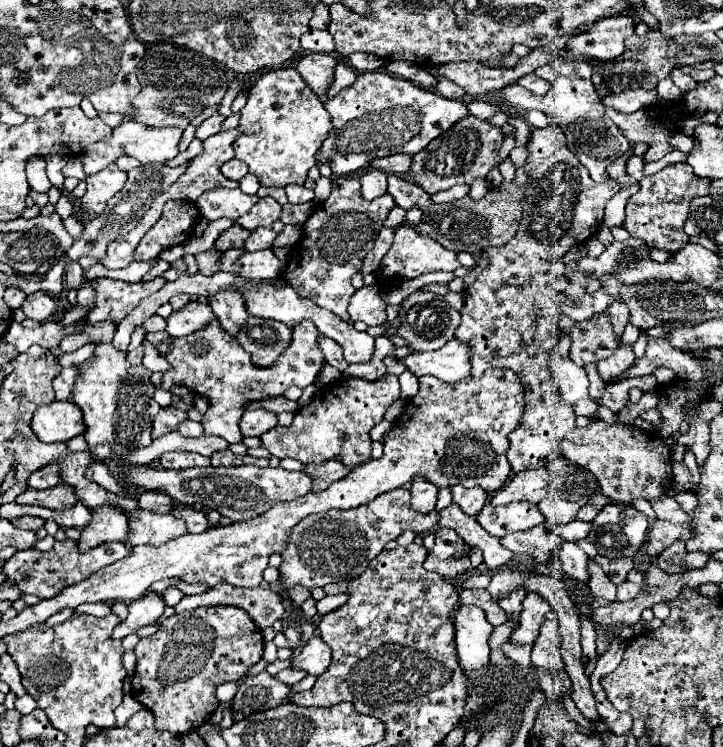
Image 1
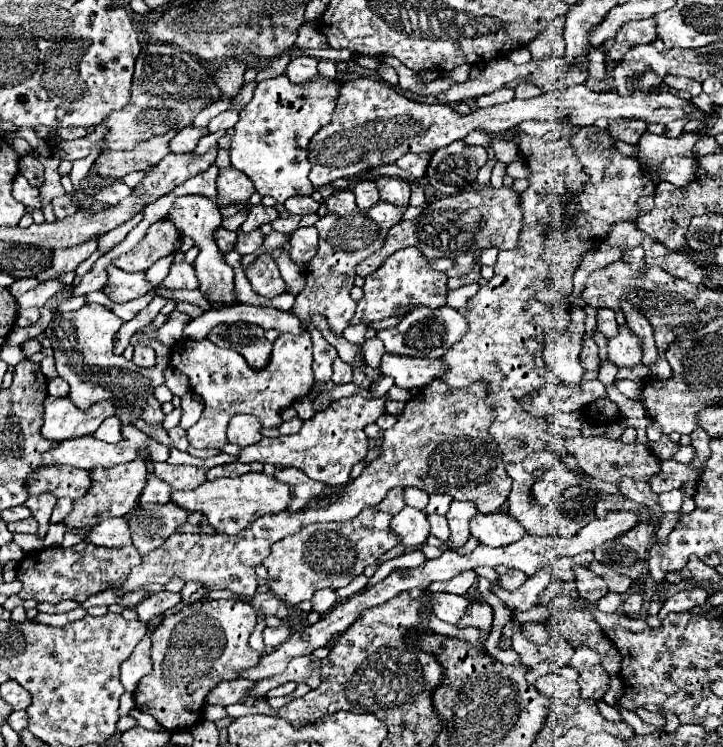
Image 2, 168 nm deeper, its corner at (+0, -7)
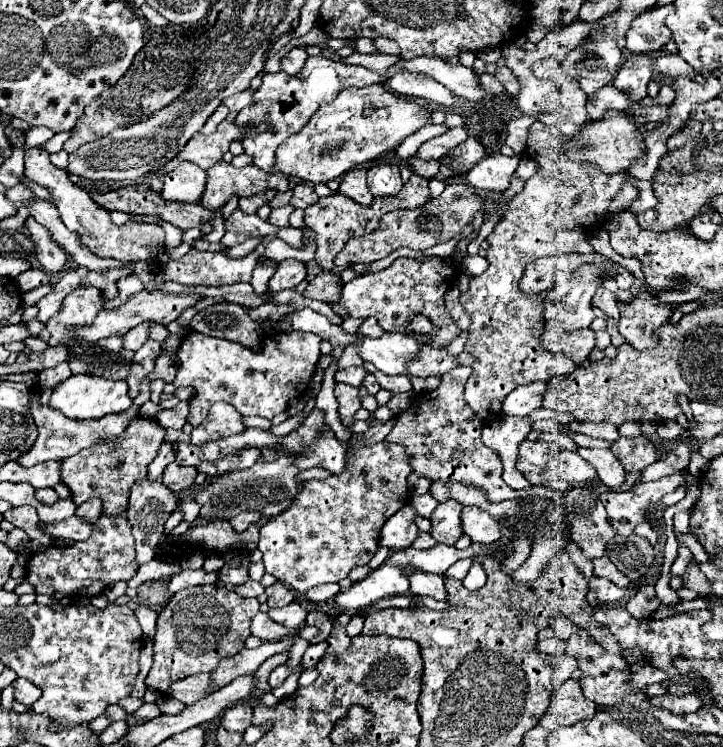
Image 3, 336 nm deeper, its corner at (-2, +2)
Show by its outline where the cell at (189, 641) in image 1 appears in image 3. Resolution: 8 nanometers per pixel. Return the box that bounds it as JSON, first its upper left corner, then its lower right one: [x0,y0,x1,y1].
[147,584,257,694]

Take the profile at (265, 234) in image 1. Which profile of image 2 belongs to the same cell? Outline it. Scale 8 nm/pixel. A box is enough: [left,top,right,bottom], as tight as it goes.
[235,229,265,255]

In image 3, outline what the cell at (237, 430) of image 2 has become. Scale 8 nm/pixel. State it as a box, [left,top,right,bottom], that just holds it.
[191,402,245,444]

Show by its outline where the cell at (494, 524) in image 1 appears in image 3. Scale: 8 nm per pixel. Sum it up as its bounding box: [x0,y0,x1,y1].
[461,506,503,544]

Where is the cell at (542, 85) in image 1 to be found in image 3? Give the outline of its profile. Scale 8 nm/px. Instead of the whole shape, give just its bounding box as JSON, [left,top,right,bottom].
[495,66,519,96]

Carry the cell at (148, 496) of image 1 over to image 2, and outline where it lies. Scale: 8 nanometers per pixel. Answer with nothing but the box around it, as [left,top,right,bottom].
[139,475,171,505]

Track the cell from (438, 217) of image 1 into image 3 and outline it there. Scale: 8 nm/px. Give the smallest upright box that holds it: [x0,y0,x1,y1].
[335,184,483,268]

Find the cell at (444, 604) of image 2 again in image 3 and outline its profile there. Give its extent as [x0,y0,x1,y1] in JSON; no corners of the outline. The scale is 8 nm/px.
[409,572,447,600]

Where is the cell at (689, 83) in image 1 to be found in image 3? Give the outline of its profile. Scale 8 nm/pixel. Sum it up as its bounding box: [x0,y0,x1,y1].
[655,54,693,78]

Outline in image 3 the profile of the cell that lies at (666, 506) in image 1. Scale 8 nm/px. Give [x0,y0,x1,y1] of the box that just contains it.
[577,448,625,488]

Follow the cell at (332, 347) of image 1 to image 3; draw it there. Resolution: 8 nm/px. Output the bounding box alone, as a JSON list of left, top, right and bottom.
[335,366,367,388]

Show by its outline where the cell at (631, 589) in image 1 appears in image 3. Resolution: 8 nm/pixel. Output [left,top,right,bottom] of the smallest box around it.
[627,586,661,620]

